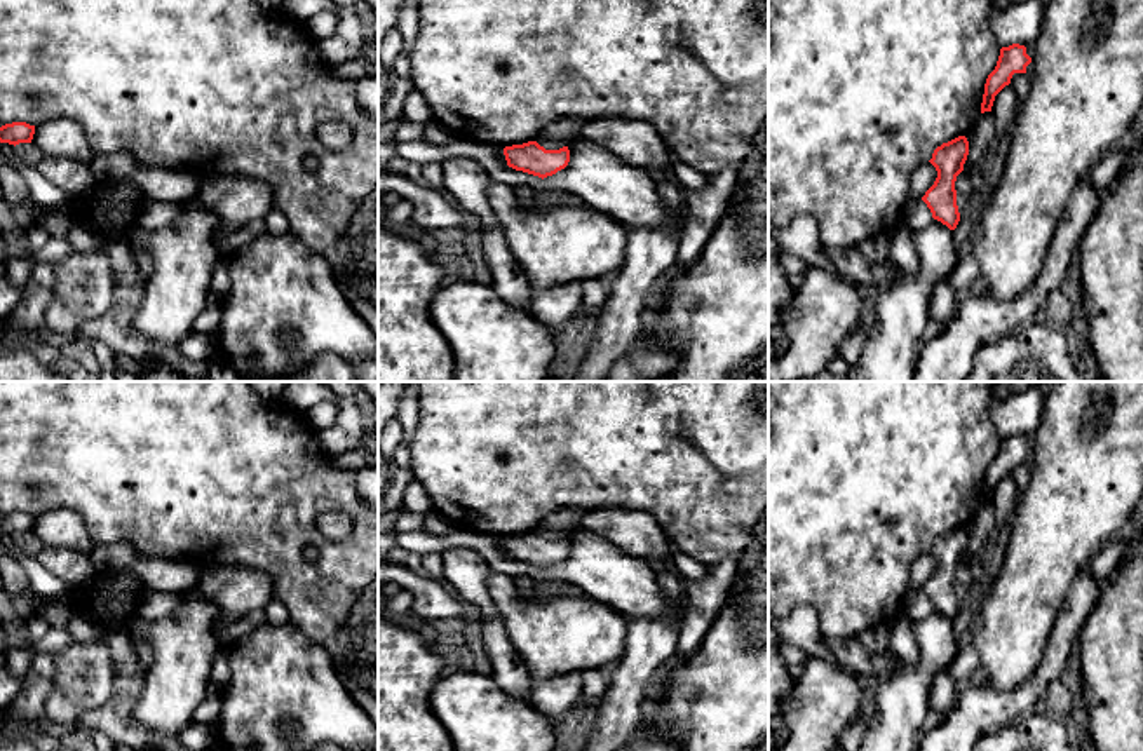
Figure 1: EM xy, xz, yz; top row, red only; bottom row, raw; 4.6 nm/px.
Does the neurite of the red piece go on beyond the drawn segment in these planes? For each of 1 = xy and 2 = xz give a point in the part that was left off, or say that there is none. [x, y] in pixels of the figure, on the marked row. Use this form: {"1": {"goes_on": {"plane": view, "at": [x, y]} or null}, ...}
{"1": {"goes_on": null}, "2": {"goes_on": null}}

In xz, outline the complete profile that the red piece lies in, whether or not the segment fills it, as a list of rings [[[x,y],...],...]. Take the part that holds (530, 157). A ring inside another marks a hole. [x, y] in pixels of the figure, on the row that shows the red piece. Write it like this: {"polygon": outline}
{"polygon": [[[537,141],[504,148],[507,166],[538,178],[547,178],[565,169],[570,162],[570,150],[545,150]]]}

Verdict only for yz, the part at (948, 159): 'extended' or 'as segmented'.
as segmented

